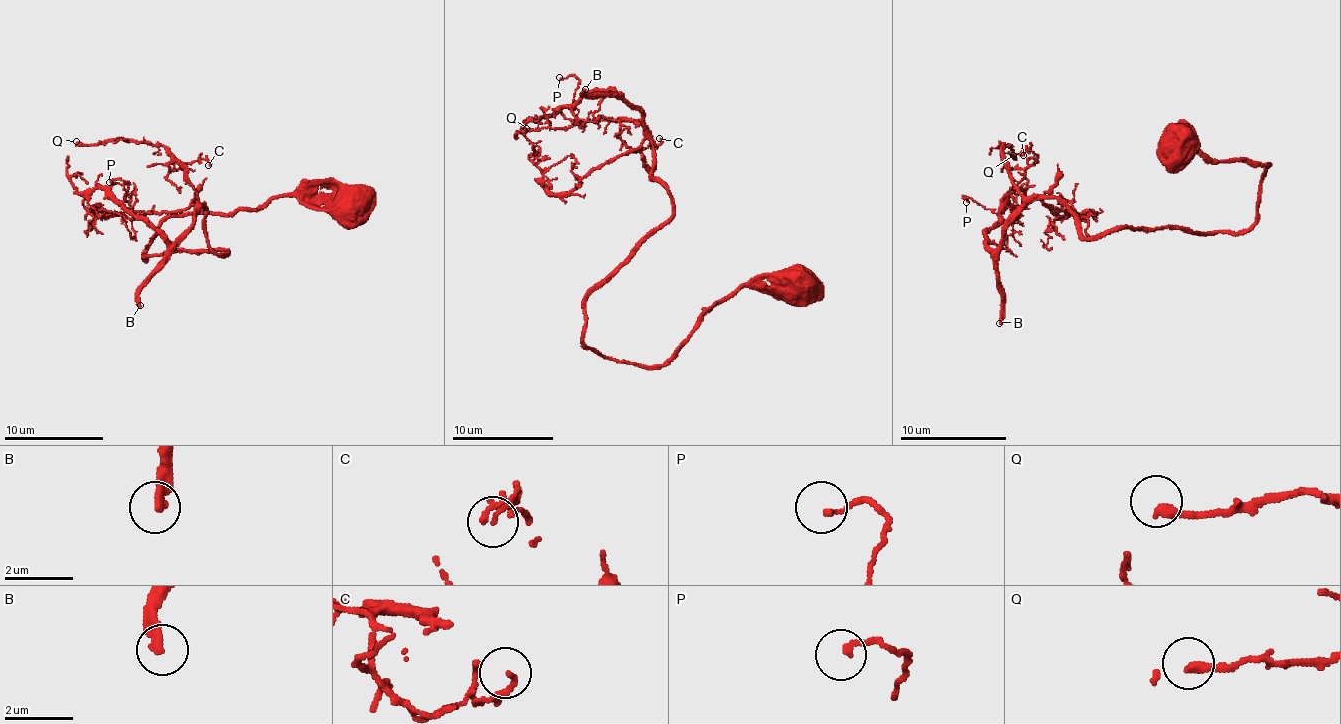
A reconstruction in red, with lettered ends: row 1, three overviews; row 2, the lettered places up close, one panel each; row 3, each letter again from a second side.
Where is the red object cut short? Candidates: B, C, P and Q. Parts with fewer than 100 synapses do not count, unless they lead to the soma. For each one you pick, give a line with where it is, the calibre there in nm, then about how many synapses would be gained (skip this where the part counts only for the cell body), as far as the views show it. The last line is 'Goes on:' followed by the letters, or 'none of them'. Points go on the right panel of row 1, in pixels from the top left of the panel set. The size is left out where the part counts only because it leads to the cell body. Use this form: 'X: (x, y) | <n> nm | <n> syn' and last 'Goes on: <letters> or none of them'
B: (999, 323) | 280 nm | 450 syn
Goes on: B

